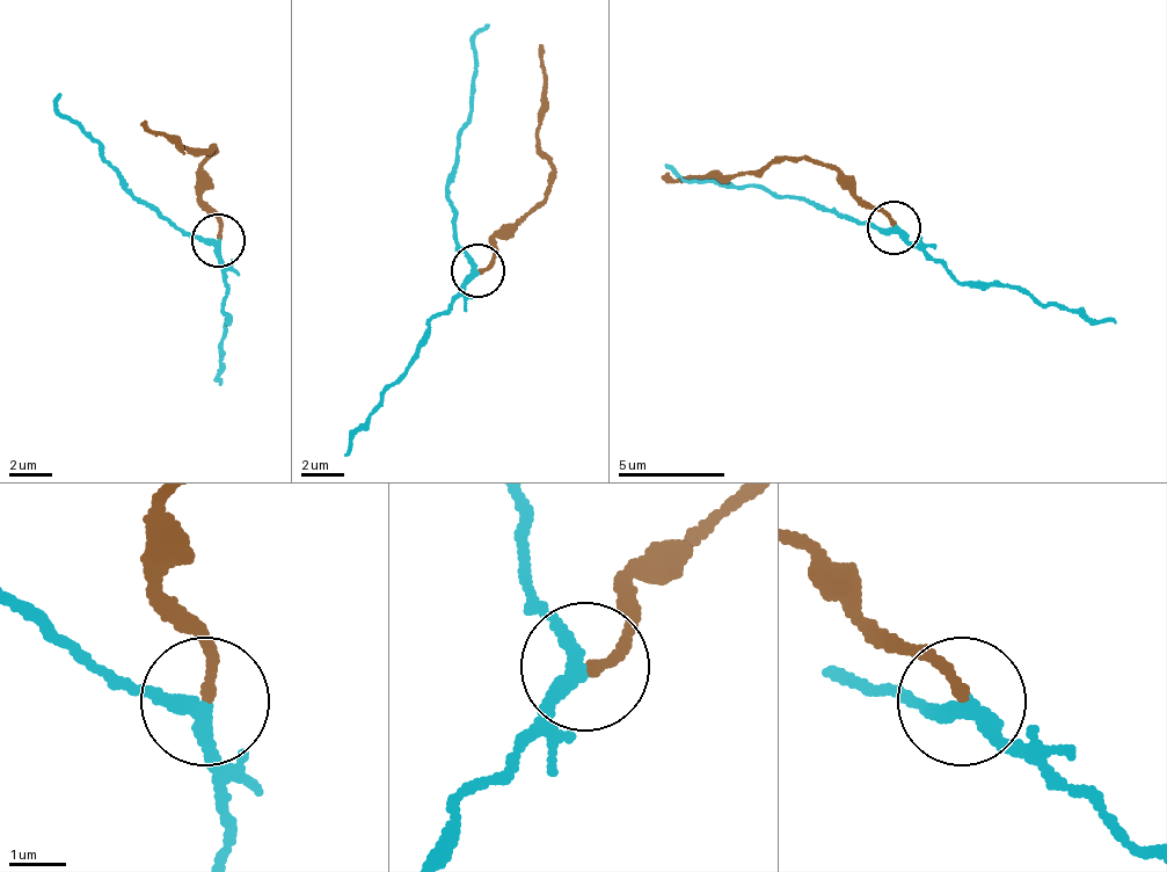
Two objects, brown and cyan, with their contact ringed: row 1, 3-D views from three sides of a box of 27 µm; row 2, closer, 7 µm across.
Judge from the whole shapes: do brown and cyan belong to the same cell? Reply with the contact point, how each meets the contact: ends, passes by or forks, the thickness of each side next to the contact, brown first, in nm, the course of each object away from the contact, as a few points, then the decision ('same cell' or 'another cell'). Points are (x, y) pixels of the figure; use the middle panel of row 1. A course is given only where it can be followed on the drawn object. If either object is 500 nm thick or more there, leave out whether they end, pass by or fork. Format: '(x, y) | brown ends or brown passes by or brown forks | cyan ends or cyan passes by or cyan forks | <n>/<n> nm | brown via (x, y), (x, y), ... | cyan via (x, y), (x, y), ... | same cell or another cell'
(478, 270) | brown ends | cyan passes by | 180/240 nm | brown via (479, 269), (501, 232), (544, 195), (552, 167), (537, 137), (544, 44) | cyan via (479, 269), (460, 245), (446, 191), (456, 133), (473, 109), (473, 38), (489, 26) | another cell

